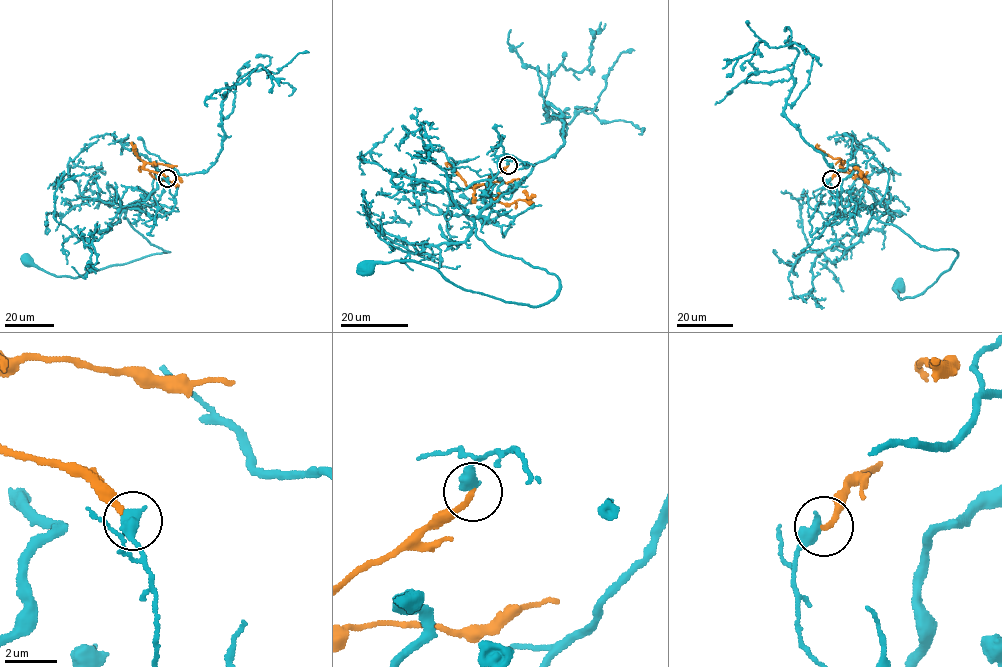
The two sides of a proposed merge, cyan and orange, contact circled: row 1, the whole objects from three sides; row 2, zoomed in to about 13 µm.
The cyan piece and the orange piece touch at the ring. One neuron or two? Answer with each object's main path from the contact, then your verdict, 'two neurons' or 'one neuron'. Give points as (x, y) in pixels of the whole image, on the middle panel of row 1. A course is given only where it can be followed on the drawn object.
course cyan (508, 164), (528, 165), (499, 157), (476, 236), (556, 276), (547, 302), (465, 290), (407, 261), (367, 269); course orange (508, 165), (486, 184), (487, 192), (497, 201), (506, 204), (527, 198), (524, 190); two neurons

